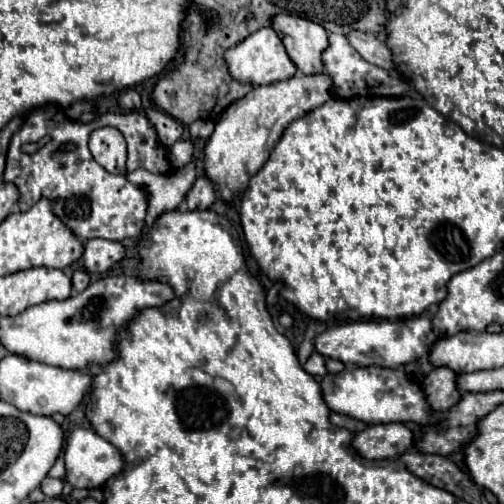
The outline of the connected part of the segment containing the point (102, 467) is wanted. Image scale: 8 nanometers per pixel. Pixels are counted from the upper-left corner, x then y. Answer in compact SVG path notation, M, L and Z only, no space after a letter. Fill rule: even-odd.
M74 429L68 435L64 447L64 463L66 479L80 489L102 487L108 481L108 477L120 473L124 465L120 459L120 451L116 451L116 447L112 447L112 443L108 443L106 439L100 439L100 435L96 435L92 429Z

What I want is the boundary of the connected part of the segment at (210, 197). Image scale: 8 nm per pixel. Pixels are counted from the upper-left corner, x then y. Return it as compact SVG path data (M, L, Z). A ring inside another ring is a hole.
M200 175L186 195L186 207L190 211L208 209L214 203L214 199L216 199L216 185L208 177Z

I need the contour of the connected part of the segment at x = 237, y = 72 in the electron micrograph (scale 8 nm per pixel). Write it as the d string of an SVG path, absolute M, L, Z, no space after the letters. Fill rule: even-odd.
M270 27L258 29L256 33L248 35L244 41L226 49L224 51L224 61L226 61L226 67L230 71L230 77L238 83L270 85L270 83L276 83L276 81L284 81L284 79L288 79L296 73L296 65L288 59L280 37Z

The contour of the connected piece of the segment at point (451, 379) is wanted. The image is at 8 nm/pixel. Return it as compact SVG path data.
M448 367L432 369L426 379L422 381L424 397L432 411L444 413L452 403L460 401L460 391L456 391L456 375L454 371L448 371Z

